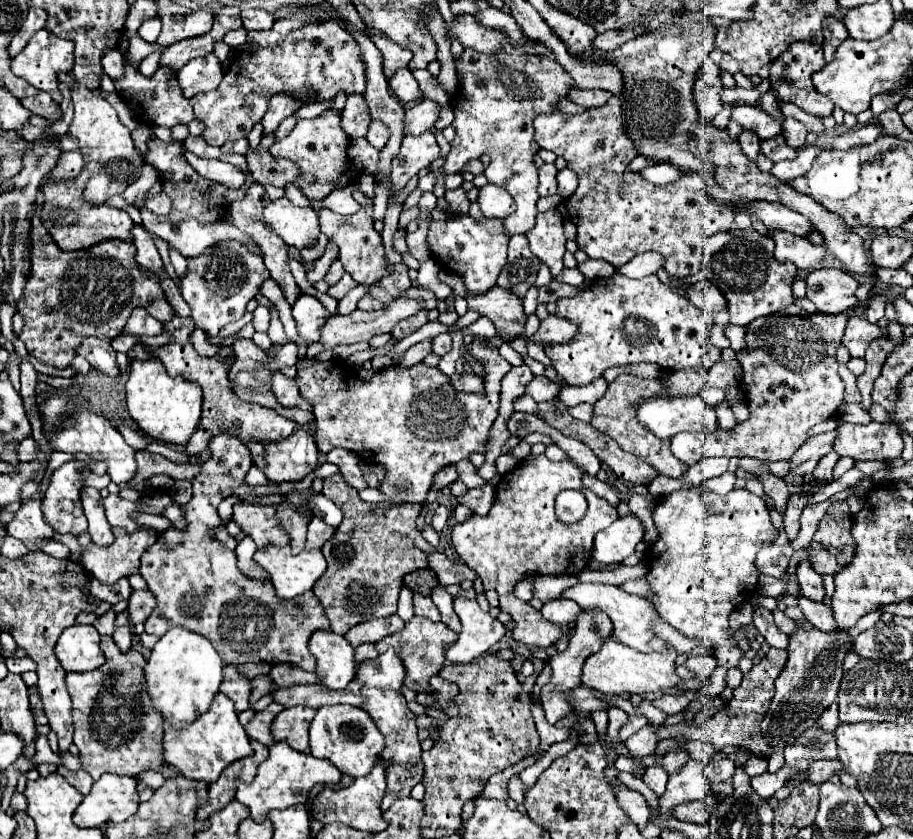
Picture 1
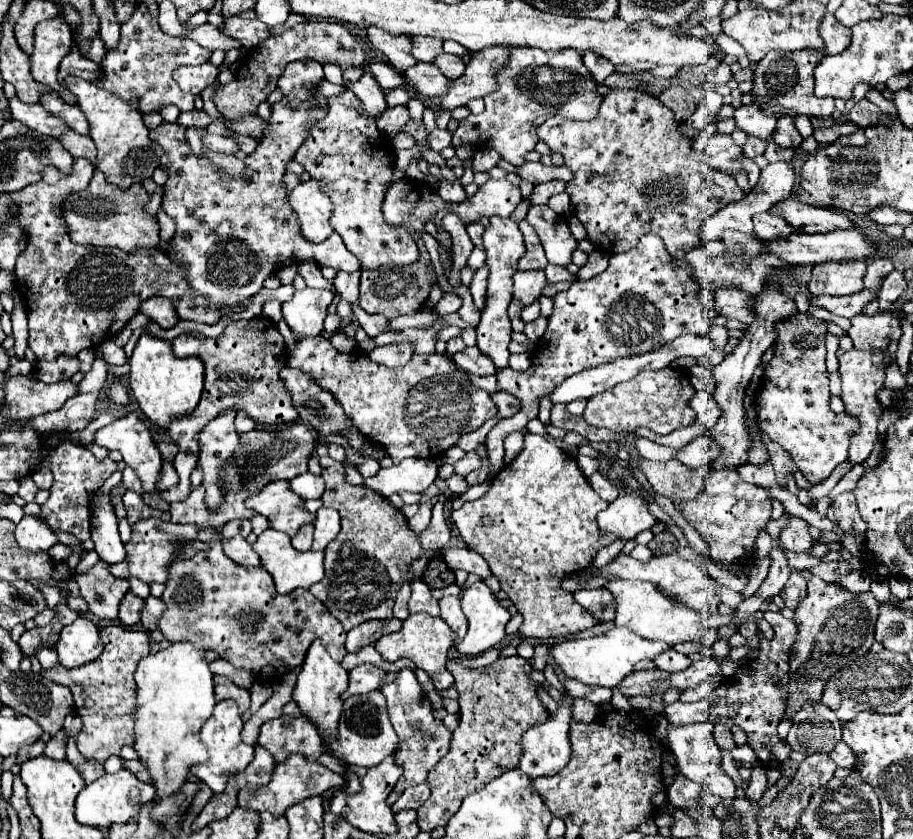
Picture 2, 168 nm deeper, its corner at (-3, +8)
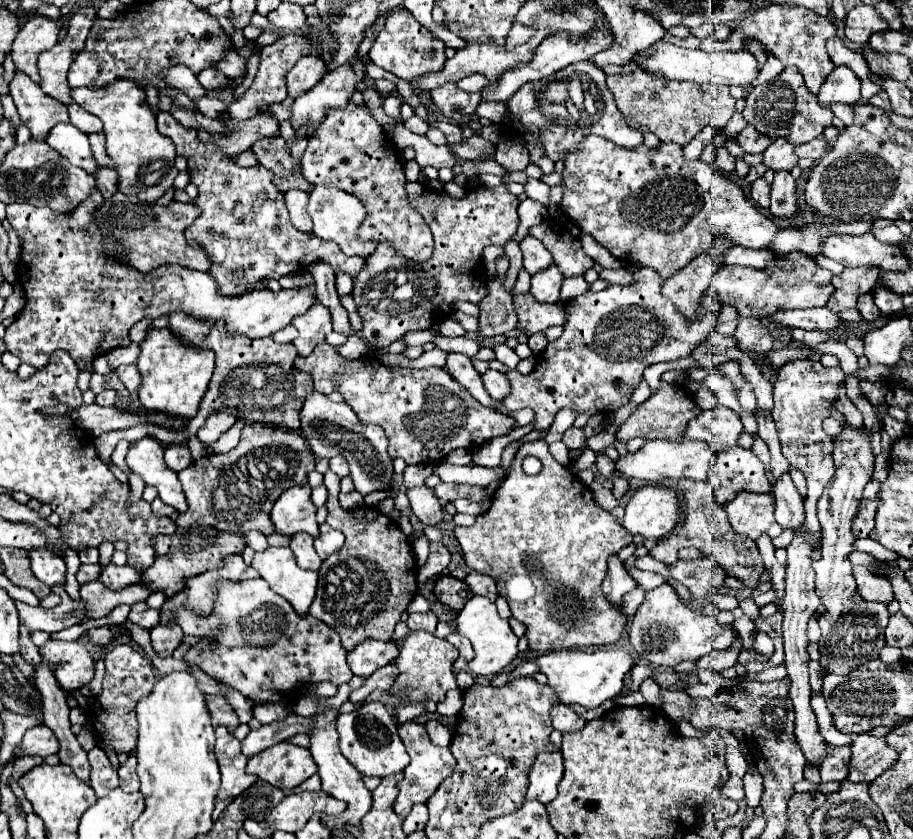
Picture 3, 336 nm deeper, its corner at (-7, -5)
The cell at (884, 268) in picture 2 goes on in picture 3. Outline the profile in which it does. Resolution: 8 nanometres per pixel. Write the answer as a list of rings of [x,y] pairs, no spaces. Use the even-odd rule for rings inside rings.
[[[871,292],[861,295],[858,298],[858,310],[862,312],[862,318],[866,322],[874,322],[874,320],[880,318],[880,310],[876,308]]]

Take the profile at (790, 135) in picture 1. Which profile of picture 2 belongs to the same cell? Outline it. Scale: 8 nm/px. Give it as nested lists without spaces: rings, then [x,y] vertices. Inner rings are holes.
[[[780,117],[776,131],[772,133],[772,139],[780,145],[780,147],[798,147],[802,143],[802,137],[798,133],[798,129],[794,127],[794,119],[792,117]]]

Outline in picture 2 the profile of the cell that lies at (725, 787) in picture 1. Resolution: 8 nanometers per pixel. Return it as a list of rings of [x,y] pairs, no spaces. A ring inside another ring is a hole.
[[[708,722],[690,724],[685,726],[668,726],[668,747],[672,749],[672,753],[676,755],[678,767],[680,771],[692,779],[698,781],[702,785],[704,791],[712,793],[714,797],[722,799],[734,799],[736,793],[736,785],[734,781],[728,777],[728,773],[722,769],[722,755],[713,737],[713,725]]]

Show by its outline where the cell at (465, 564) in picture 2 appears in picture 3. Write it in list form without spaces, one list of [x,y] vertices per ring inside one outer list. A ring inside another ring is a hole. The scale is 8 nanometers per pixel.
[[[470,572],[464,580],[468,584],[468,588],[478,594],[478,596],[486,596],[490,598],[492,602],[498,598],[498,590],[496,590],[496,582],[494,578],[486,576],[486,574],[480,574],[480,572]]]

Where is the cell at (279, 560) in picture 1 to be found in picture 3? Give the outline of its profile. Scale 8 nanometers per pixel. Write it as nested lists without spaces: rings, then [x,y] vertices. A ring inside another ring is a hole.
[[[266,548],[264,552],[256,552],[254,560],[252,560],[252,568],[270,584],[270,588],[284,596],[296,612],[306,614],[314,596],[316,596],[316,586],[318,586],[318,572],[316,570],[304,570],[296,564],[296,558],[292,554],[290,548]]]

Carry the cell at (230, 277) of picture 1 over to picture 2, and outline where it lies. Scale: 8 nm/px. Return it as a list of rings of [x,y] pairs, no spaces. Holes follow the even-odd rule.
[[[314,89],[308,95],[308,99],[300,103],[300,107],[292,107],[288,99],[282,99],[272,105],[272,115],[270,115],[272,119],[268,119],[264,139],[260,141],[254,153],[246,155],[244,159],[246,173],[242,177],[230,177],[222,169],[216,169],[208,157],[194,155],[184,137],[184,127],[180,127],[178,123],[162,121],[156,129],[152,129],[152,139],[156,139],[156,143],[160,143],[160,147],[164,149],[164,157],[160,165],[170,163],[170,177],[164,185],[166,195],[162,207],[176,221],[176,235],[172,239],[172,253],[168,255],[188,267],[190,285],[200,295],[204,295],[210,303],[234,305],[256,295],[262,289],[266,277],[276,273],[276,269],[286,263],[302,263],[306,259],[314,259],[322,267],[334,267],[346,273],[360,269],[360,261],[356,259],[356,255],[352,255],[346,249],[338,233],[332,233],[330,239],[326,239],[322,245],[304,239],[304,235],[300,233],[298,217],[292,211],[290,203],[286,201],[286,189],[282,181],[286,173],[286,163],[290,161],[290,157],[294,157],[296,149],[304,143],[314,123],[326,115],[326,99],[322,99],[322,103],[316,103],[316,93],[318,89]]]

